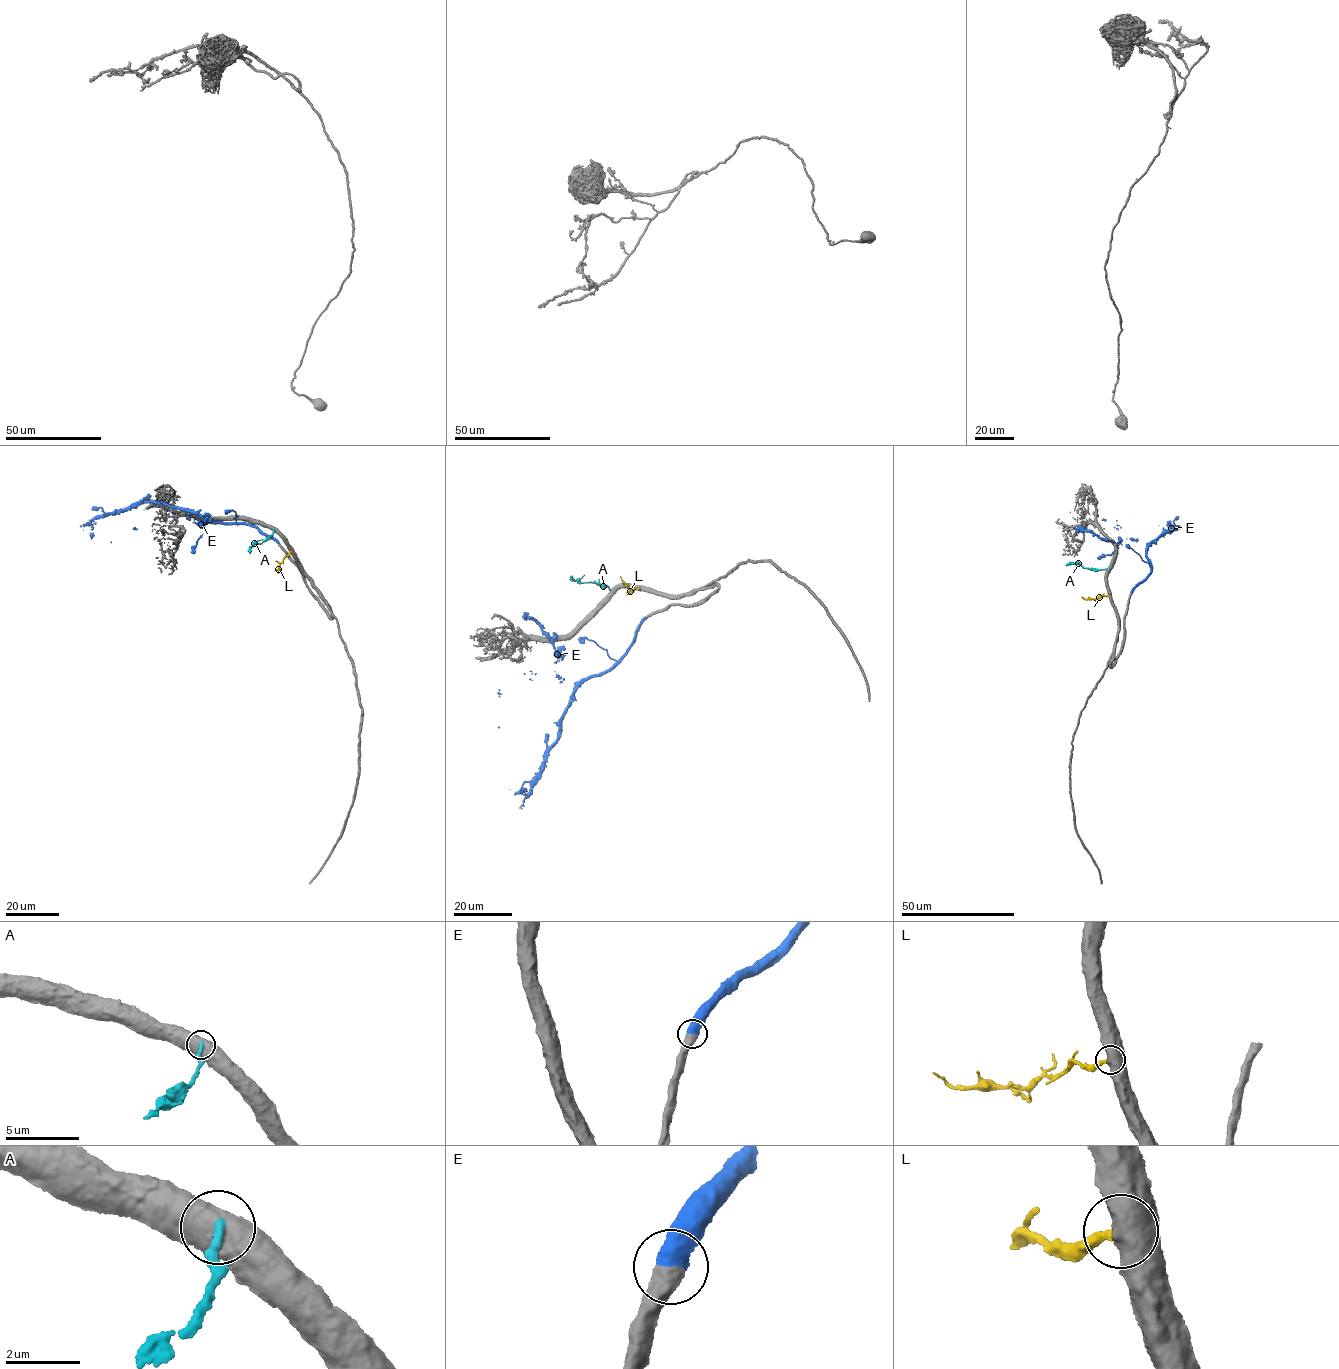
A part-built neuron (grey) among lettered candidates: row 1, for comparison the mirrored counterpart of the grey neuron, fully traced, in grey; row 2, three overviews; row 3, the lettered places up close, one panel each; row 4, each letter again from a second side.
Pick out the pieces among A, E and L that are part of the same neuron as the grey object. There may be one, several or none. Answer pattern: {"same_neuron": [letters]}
{"same_neuron": ["E"]}

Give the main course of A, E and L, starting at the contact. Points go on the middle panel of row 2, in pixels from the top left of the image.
A: (610, 590), (605, 585), (579, 583), (571, 576)
E: (646, 617), (621, 657), (578, 687), (527, 797), (521, 793), (523, 789)
L: (640, 589), (630, 589), (620, 576)

